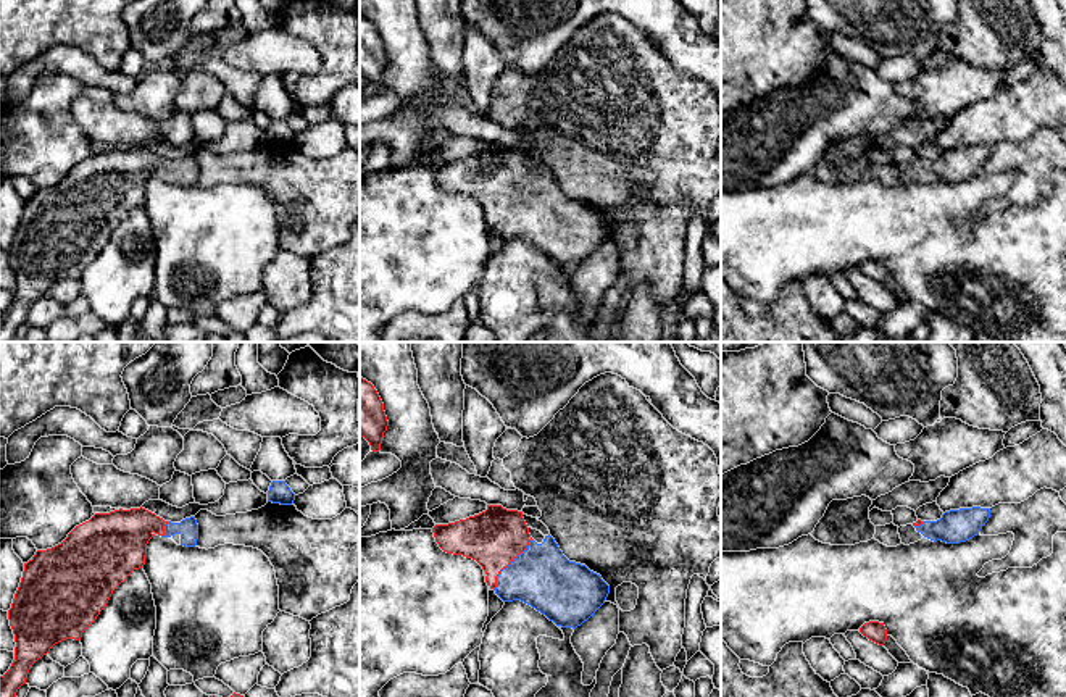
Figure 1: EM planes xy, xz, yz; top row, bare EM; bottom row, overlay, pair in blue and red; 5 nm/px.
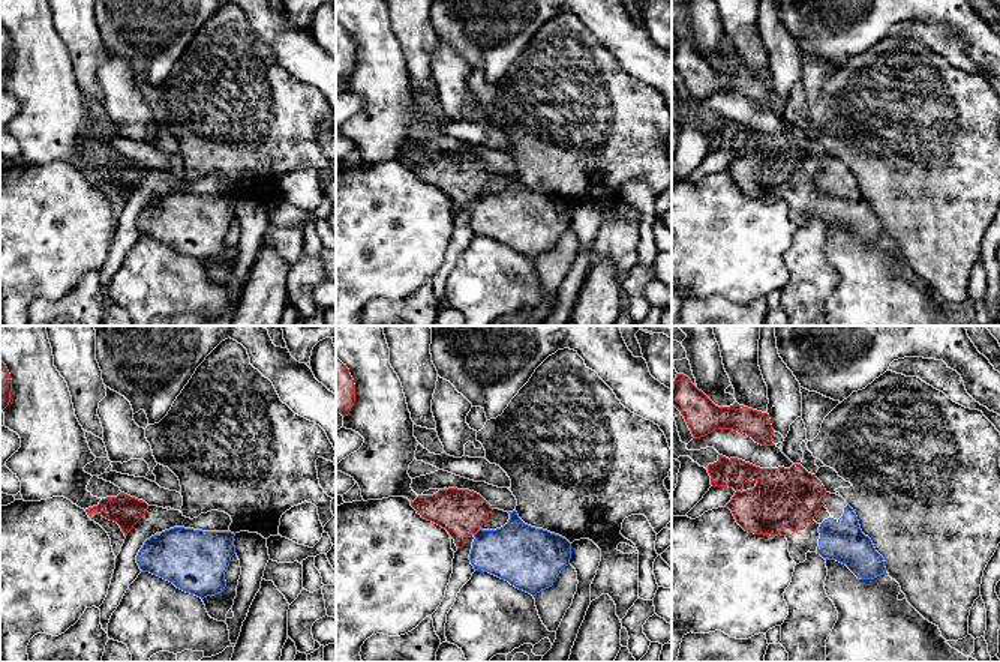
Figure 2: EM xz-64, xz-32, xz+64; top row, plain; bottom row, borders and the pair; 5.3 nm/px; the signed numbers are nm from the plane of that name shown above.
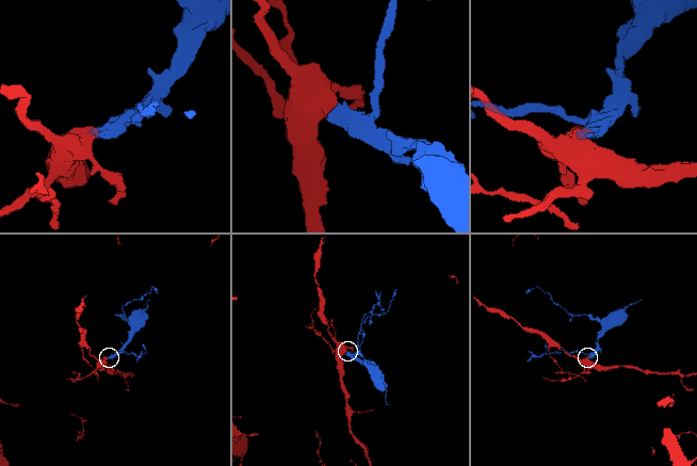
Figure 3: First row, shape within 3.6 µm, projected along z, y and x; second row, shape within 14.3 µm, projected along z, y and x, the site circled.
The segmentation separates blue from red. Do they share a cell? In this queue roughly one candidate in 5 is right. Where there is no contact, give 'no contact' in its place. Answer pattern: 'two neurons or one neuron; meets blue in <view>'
one neuron; meets blue in xz

